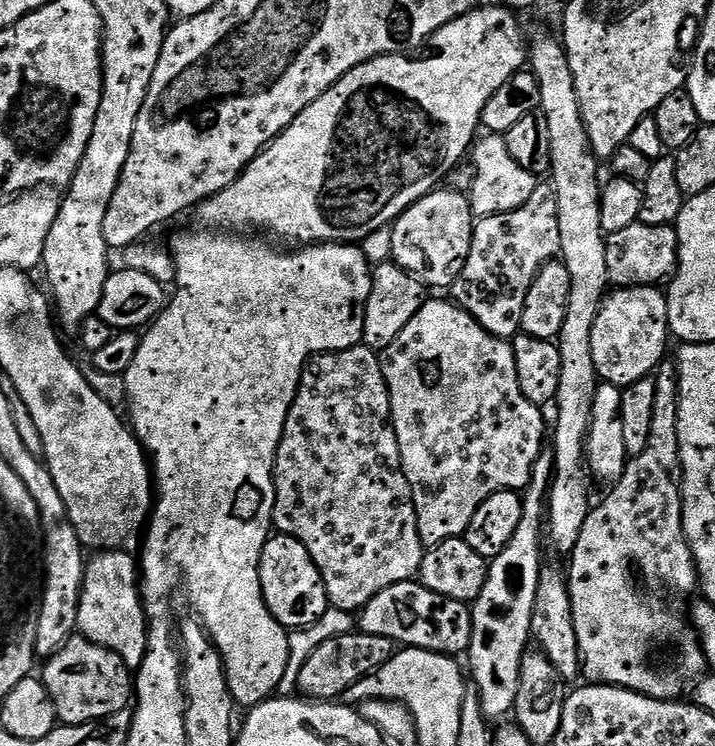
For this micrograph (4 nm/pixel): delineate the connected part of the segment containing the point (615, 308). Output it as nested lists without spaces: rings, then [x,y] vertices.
[[[659,287],[617,288],[604,297],[598,318],[594,322],[594,366],[597,377],[605,384],[614,384],[623,390],[634,382],[649,379],[666,359],[668,348],[668,297]]]

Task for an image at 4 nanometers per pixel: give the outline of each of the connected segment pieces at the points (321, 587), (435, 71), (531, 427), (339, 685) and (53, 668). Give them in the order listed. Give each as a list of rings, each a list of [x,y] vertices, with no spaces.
[[[283,534],[269,535],[260,555],[260,585],[270,614],[282,627],[289,630],[314,626],[330,607],[326,586],[310,550],[298,542],[298,538]]]
[[[477,6],[473,8],[471,12],[467,12],[462,18],[454,18],[454,22],[450,22],[446,26],[442,26],[442,30],[438,30],[433,34],[430,41],[431,47],[436,47],[436,53],[434,53],[433,56],[424,56],[421,60],[412,60],[416,58],[413,58],[408,54],[389,54],[386,56],[375,56],[374,59],[367,60],[365,64],[359,64],[354,70],[350,70],[347,74],[345,74],[333,88],[323,92],[323,94],[321,94],[313,104],[306,106],[306,110],[302,114],[298,114],[298,118],[294,118],[294,122],[286,129],[285,132],[281,132],[267,148],[262,149],[262,151],[259,152],[259,154],[256,155],[246,167],[244,167],[244,172],[234,181],[234,183],[230,186],[226,186],[226,190],[222,190],[218,194],[214,194],[211,198],[209,198],[209,200],[205,200],[203,204],[199,205],[198,213],[200,212],[200,220],[204,223],[201,225],[208,230],[244,230],[248,228],[265,228],[266,231],[273,232],[274,235],[281,236],[284,240],[301,240],[299,243],[304,246],[319,243],[347,244],[349,242],[361,242],[364,241],[368,235],[374,234],[374,232],[378,231],[380,228],[389,227],[389,225],[396,221],[396,219],[399,218],[399,216],[414,202],[418,202],[422,199],[427,192],[433,191],[433,189],[435,189],[437,185],[443,181],[440,179],[442,179],[444,175],[447,177],[449,174],[457,171],[458,165],[456,165],[456,163],[458,163],[463,156],[465,159],[465,157],[469,155],[470,149],[474,141],[477,139],[478,131],[476,132],[476,128],[479,129],[481,127],[480,119],[482,118],[482,110],[486,110],[486,102],[490,102],[490,98],[494,98],[494,94],[504,85],[504,83],[506,83],[506,78],[510,78],[515,72],[521,71],[521,69],[529,63],[530,40],[529,37],[524,37],[524,28],[520,25],[520,20],[516,16],[519,15],[517,15],[513,9],[503,6],[497,6],[497,8],[483,8],[483,6]]]
[[[448,298],[425,299],[418,314],[406,322],[406,330],[379,357],[392,407],[392,429],[398,438],[400,469],[410,482],[418,534],[425,546],[463,537],[474,510],[490,494],[528,487],[534,462],[546,444],[541,405],[530,402],[518,386],[511,343],[487,332],[465,308]]]
[[[359,630],[348,632],[345,636],[330,638],[330,642],[322,642],[310,658],[306,658],[306,666],[298,670],[296,692],[303,699],[313,702],[336,702],[354,682],[374,674],[394,655],[394,642],[390,638],[382,638],[378,634],[366,634]]]
[[[76,634],[72,639],[59,648],[54,655],[47,657],[42,673],[42,679],[46,690],[54,704],[56,719],[61,725],[70,724],[92,724],[95,720],[104,720],[115,712],[123,712],[129,707],[134,696],[134,676],[122,658],[94,642],[85,640],[83,636]]]

